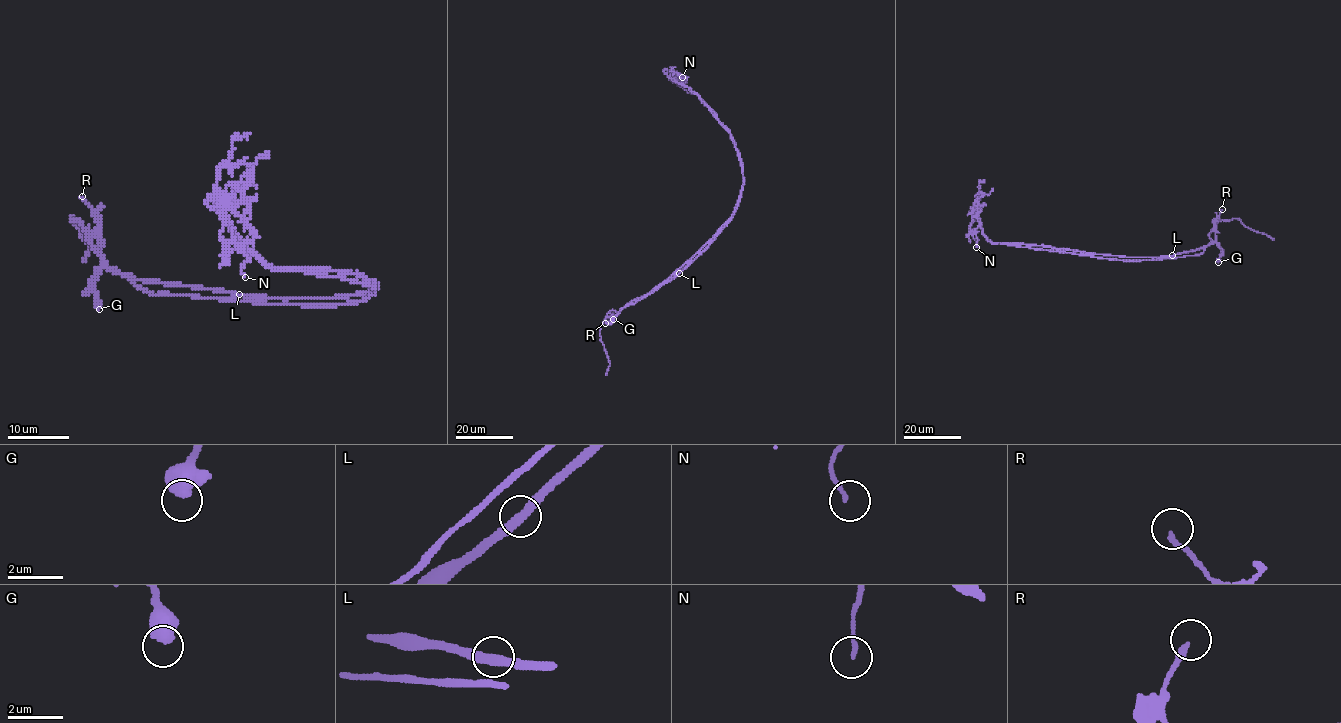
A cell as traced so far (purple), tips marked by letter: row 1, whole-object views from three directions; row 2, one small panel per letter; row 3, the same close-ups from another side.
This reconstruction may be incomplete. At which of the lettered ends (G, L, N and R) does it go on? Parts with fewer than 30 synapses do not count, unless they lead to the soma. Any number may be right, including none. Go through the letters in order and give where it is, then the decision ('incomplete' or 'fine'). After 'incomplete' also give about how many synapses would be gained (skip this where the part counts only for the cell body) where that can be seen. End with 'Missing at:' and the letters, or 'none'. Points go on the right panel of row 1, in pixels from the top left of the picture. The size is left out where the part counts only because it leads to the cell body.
G: at (1218, 262); fine
L: at (1172, 255); fine
N: at (976, 247); fine
R: at (1222, 209); fine
Missing at: none

